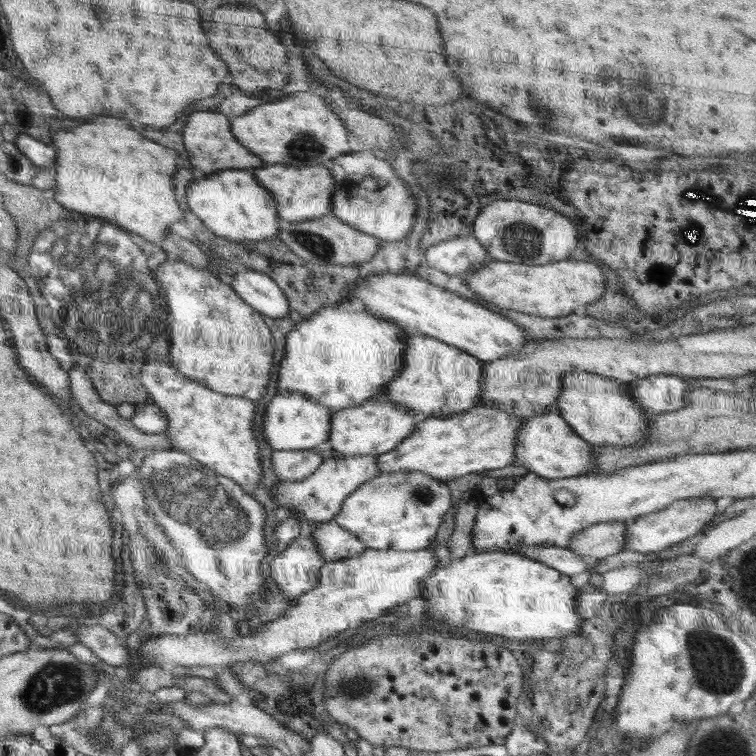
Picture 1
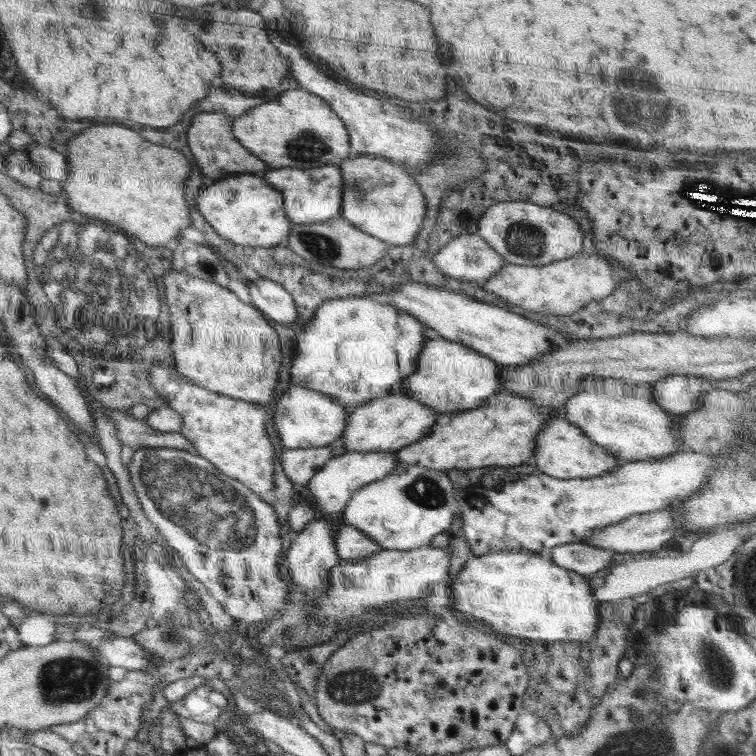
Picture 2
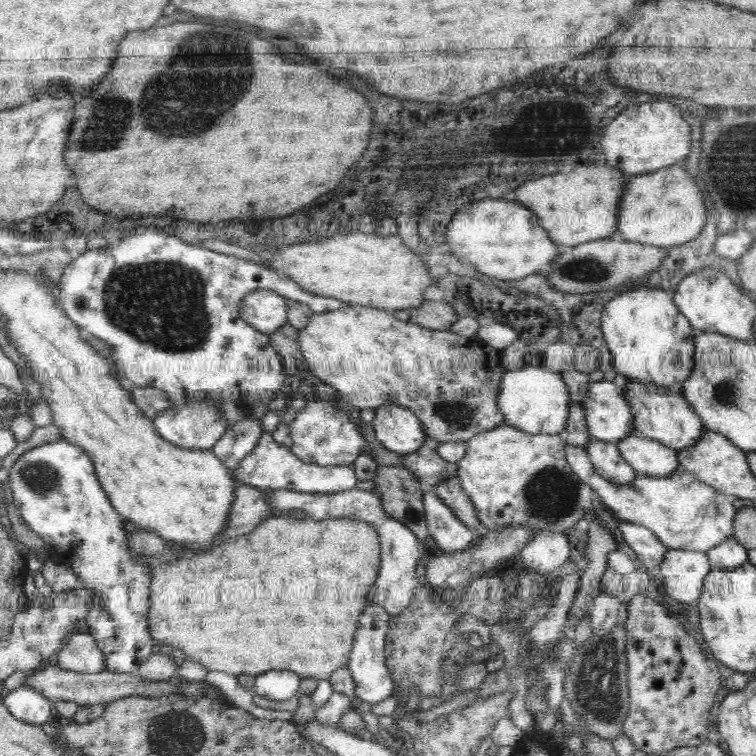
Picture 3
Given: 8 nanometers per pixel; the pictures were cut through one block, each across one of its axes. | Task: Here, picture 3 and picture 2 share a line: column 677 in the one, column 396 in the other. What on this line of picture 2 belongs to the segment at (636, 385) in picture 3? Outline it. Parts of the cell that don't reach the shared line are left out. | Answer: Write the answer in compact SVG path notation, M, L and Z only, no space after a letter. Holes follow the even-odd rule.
M396 388L390 395L371 400L350 411L340 437L348 451L397 451L428 436L430 428L436 424L436 416L436 409L420 403L408 395L408 391Z

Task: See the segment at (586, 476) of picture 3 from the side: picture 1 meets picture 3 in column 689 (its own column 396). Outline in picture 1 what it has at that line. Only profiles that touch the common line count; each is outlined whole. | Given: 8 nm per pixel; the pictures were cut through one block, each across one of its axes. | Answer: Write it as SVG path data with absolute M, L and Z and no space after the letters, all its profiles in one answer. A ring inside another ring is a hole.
M420 471L378 472L374 478L364 482L348 499L333 521L346 531L352 532L370 550L414 551L430 548L445 514L453 506L451 491L446 482L434 479Z

